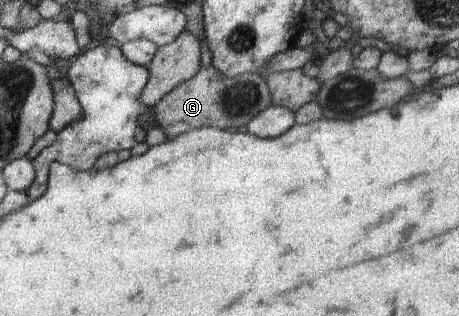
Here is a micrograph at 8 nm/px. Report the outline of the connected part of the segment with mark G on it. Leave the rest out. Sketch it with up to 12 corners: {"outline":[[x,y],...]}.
{"outline":[[215,65],[156,106],[170,140],[241,129],[271,103],[264,75]]}

